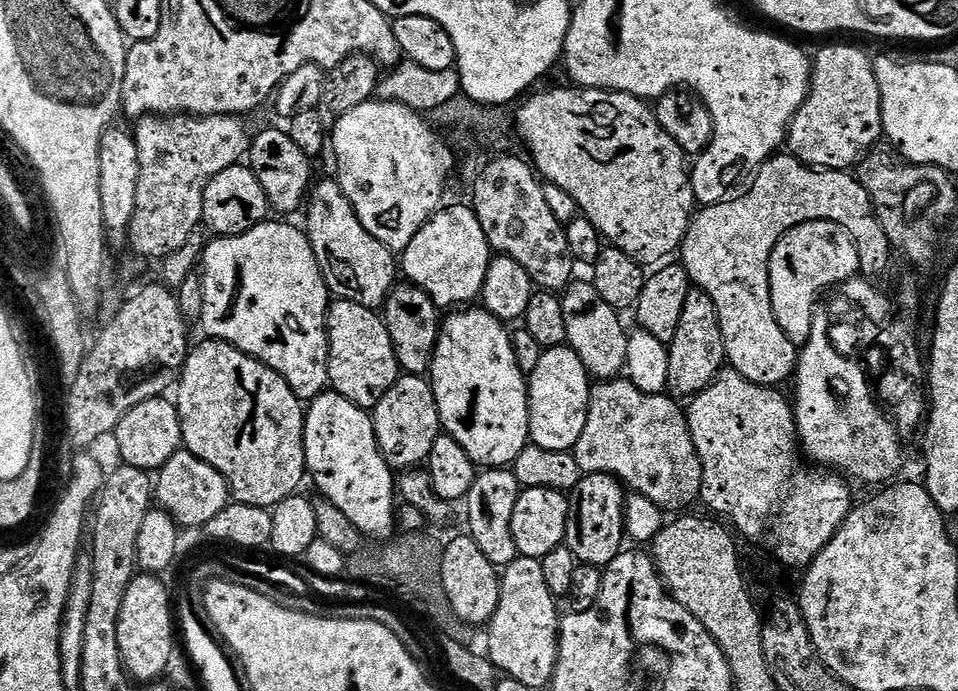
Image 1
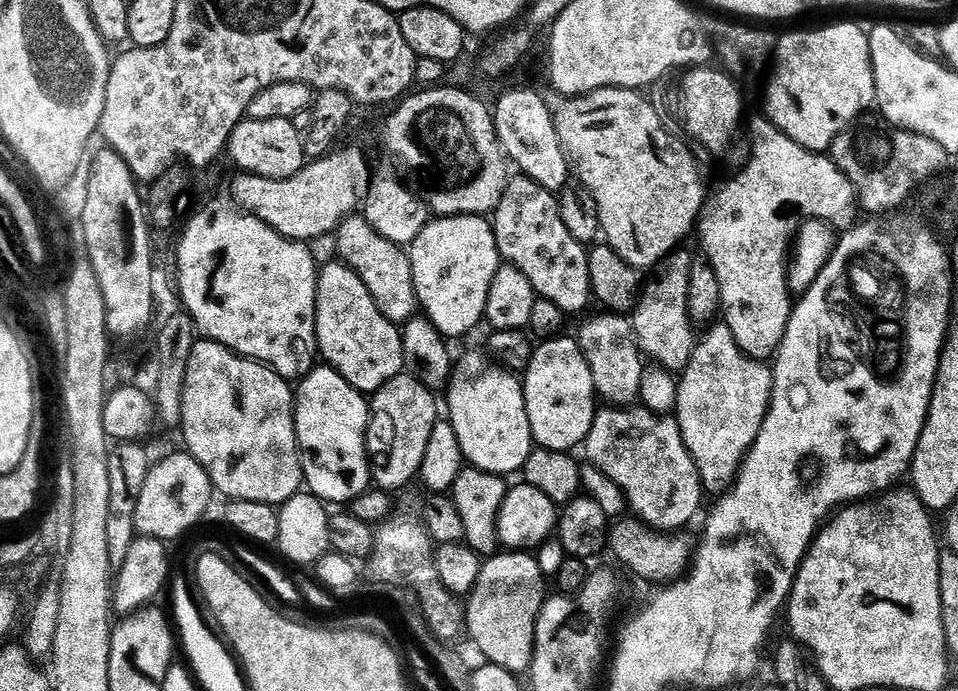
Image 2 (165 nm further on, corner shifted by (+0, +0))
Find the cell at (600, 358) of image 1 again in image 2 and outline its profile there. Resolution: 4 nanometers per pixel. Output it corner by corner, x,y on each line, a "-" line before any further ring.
600,314
588,320
580,328
578,343
586,362
590,366
590,374
594,378
597,397
612,406
632,406
640,399
640,387
646,369
646,360
642,355
636,335
632,329
632,321
624,314

